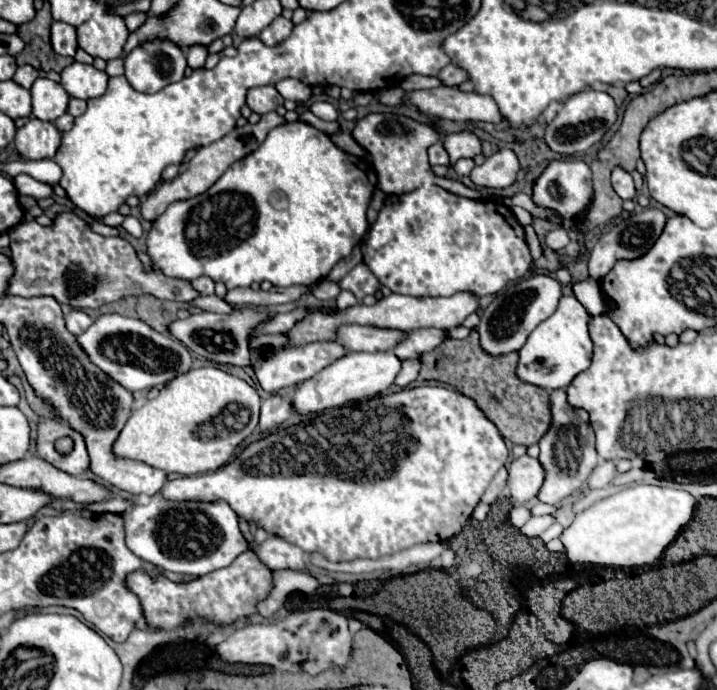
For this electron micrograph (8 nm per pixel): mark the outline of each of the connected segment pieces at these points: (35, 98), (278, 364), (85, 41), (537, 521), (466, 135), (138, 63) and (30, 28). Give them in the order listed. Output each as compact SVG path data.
M46 77L34 81L32 89L32 115L40 121L56 121L68 109L70 95L60 83L54 83Z
M324 341L324 343L310 343L310 345L302 345L302 347L288 347L280 353L276 353L272 359L266 359L262 365L254 367L256 379L260 383L260 387L266 393L280 393L284 389L296 387L298 383L314 377L318 371L322 371L324 367L328 367L330 363L334 363L336 359L348 355L350 351L344 349L344 345L336 343L336 341Z
M114 13L94 15L78 27L78 47L104 61L118 59L124 53L126 39L128 29L124 19Z
M532 517L524 527L520 527L520 533L526 537L538 537L548 525L552 525L552 517Z
M472 131L450 133L450 135L446 135L442 139L442 145L450 155L450 165L454 165L462 157L474 157L474 155L478 155L482 151L482 141Z
M150 41L150 43L144 43L144 45L136 47L132 53L126 55L126 61L124 61L126 73L124 75L126 75L128 83L136 91L156 93L156 91L164 89L166 85L178 83L184 77L186 67L188 65L186 65L186 53L184 53L184 49L172 45L170 41Z
M44 3L44 7L36 13L36 17L28 25L20 25L16 35L24 41L24 51L16 57L18 65L32 65L40 71L62 71L68 67L74 59L64 59L58 53L54 53L50 45L50 25L52 25L52 15L50 15L50 5Z

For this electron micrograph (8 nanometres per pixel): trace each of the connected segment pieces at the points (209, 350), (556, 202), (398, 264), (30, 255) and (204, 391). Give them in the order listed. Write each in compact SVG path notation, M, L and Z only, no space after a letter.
M238 307L230 315L218 315L218 313L196 313L190 315L188 319L176 319L168 325L168 331L174 339L184 343L192 353L218 363L218 365L236 365L236 367L248 367L250 365L250 349L246 345L246 337L254 327L266 319L266 313L262 311L252 311L252 309L242 309Z
M573 157L552 161L542 171L542 175L536 179L534 193L532 193L532 199L538 207L554 211L560 219L574 219L574 217L578 219L578 217L582 217L588 211L588 207L592 205L592 197L594 197L594 189L592 189L590 167L581 159Z
M422 185L410 193L386 197L376 223L370 229L370 237L362 245L362 251L364 263L382 285L390 287L394 293L414 297L448 297L460 291L468 291L476 297L494 295L502 291L508 281L524 277L532 265L524 227L506 205L498 201L466 199L438 185Z
M62 212L52 219L52 225L32 225L28 231L8 231L10 237L10 255L16 267L16 273L12 277L12 285L8 289L10 295L20 297L54 297L60 305L70 305L72 309L96 309L114 301L120 301L128 295L152 295L156 299L168 299L168 301L180 301L190 303L200 297L200 293L192 287L190 281L166 277L154 263L150 269L144 269L142 261L138 259L134 247L122 239L122 237L104 237L90 229L90 225L73 212Z
M200 367L172 379L156 399L134 409L124 429L112 445L112 453L122 459L142 461L150 467L178 475L200 475L230 463L236 447L256 429L260 415L260 395L246 381L224 373L218 367Z

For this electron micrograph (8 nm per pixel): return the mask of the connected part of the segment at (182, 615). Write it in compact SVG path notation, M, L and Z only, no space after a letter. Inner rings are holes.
M244 551L228 567L216 569L192 581L176 583L164 573L158 573L158 579L154 579L144 569L138 569L126 577L126 587L140 599L142 615L154 629L170 631L198 619L226 627L242 617L252 617L258 613L258 603L264 601L274 589L274 573L256 553Z

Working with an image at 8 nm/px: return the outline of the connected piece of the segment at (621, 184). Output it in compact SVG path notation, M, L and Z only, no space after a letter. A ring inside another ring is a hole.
M620 165L612 169L612 187L620 199L634 199L636 197L632 175L626 169L622 169Z

